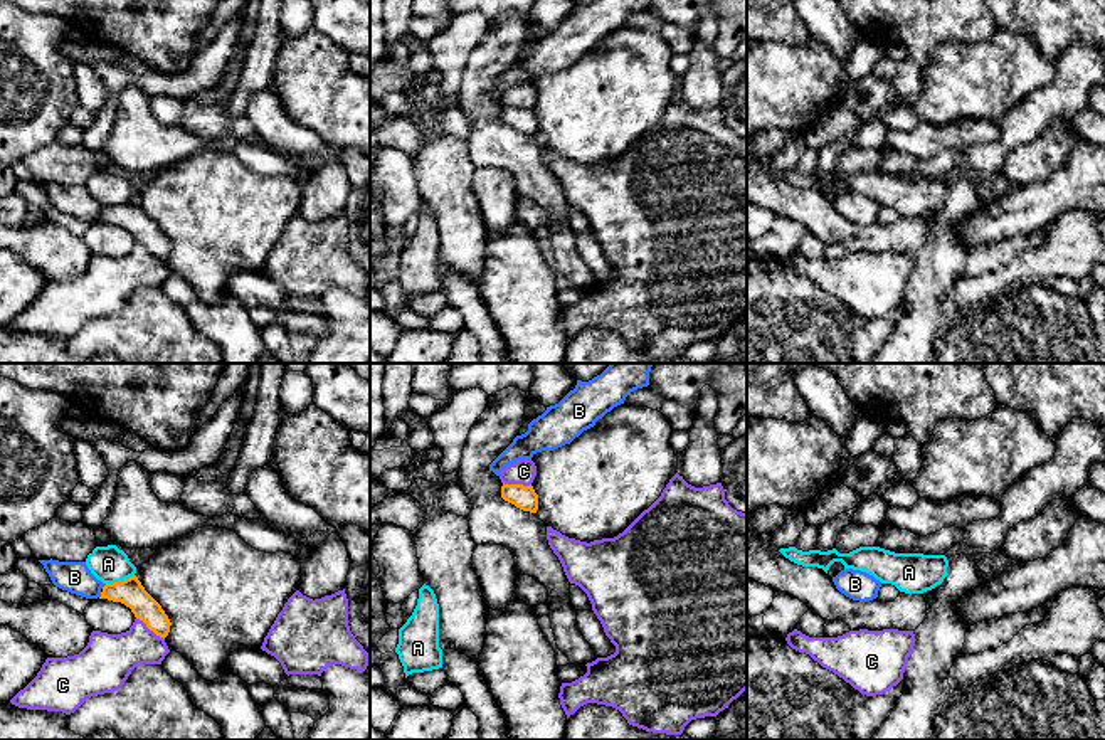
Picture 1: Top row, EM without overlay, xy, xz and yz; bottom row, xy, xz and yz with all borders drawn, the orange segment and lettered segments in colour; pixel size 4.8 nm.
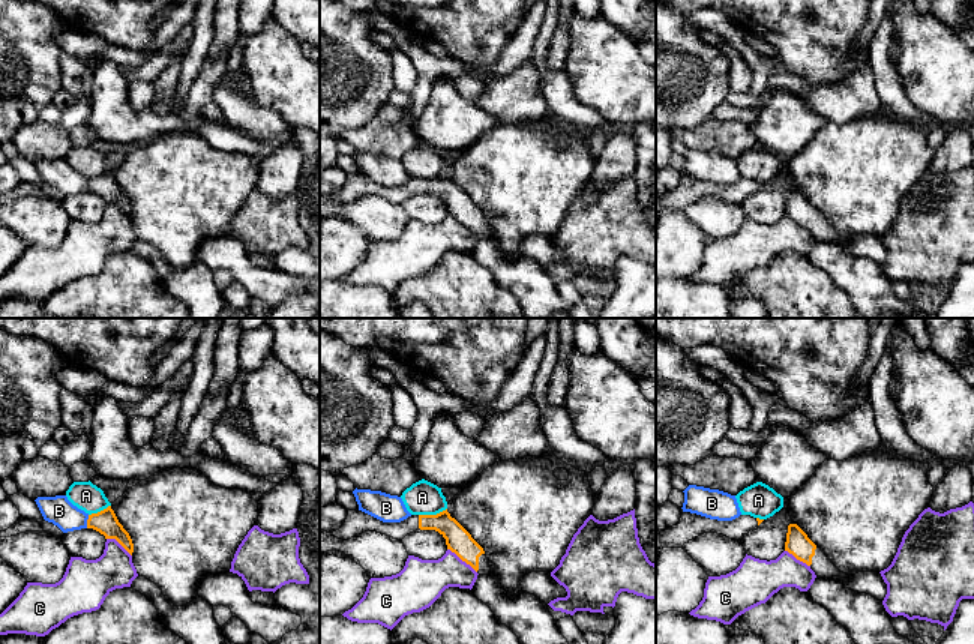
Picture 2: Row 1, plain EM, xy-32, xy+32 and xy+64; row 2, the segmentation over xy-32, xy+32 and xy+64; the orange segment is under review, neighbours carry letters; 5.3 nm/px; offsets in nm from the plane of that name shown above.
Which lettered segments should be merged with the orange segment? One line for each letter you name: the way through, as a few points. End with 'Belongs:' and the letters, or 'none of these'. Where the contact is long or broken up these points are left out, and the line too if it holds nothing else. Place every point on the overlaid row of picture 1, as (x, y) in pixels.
Belongs: none of these

